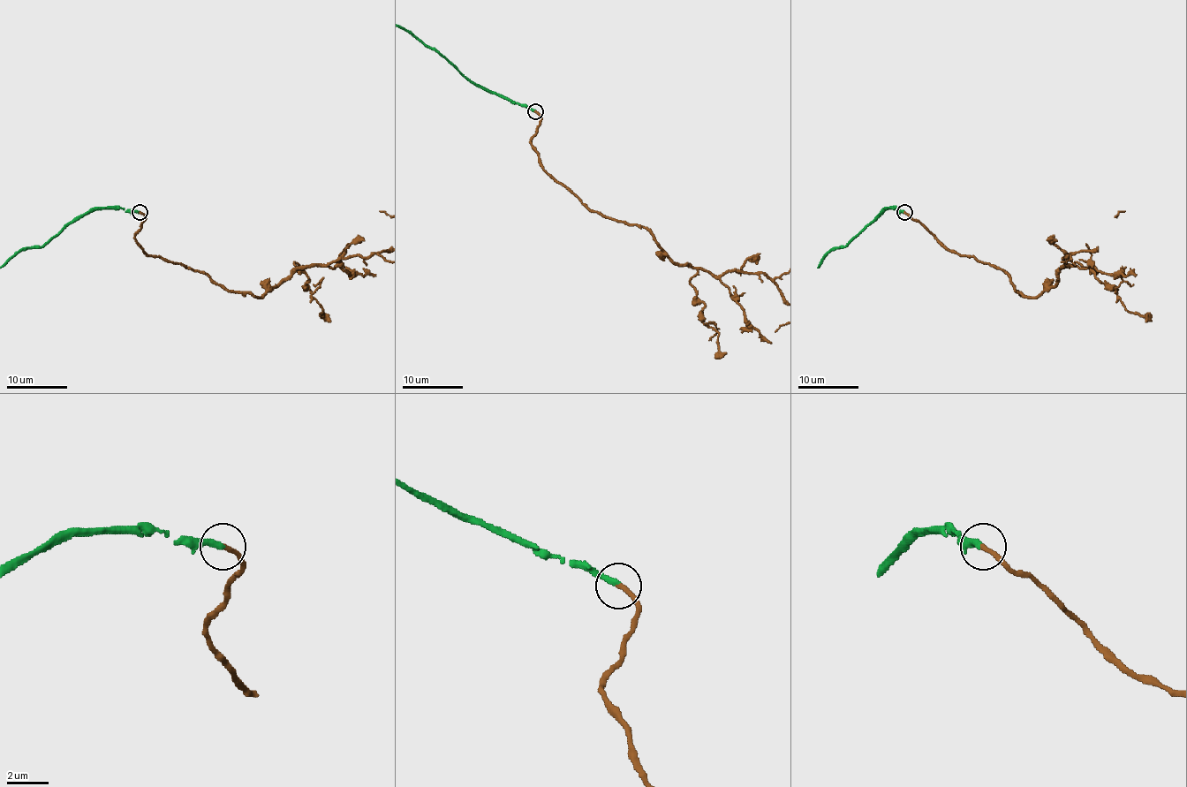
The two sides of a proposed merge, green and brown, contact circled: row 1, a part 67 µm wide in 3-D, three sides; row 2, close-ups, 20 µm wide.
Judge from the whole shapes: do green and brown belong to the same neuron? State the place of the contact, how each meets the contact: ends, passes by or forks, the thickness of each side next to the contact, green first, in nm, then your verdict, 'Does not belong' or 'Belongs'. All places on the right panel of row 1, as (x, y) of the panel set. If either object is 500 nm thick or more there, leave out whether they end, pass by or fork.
Place: (904, 212). At the ring green ends. At the ring brown ends. Thickness 280 nm (green) against 240 nm. Belongs

